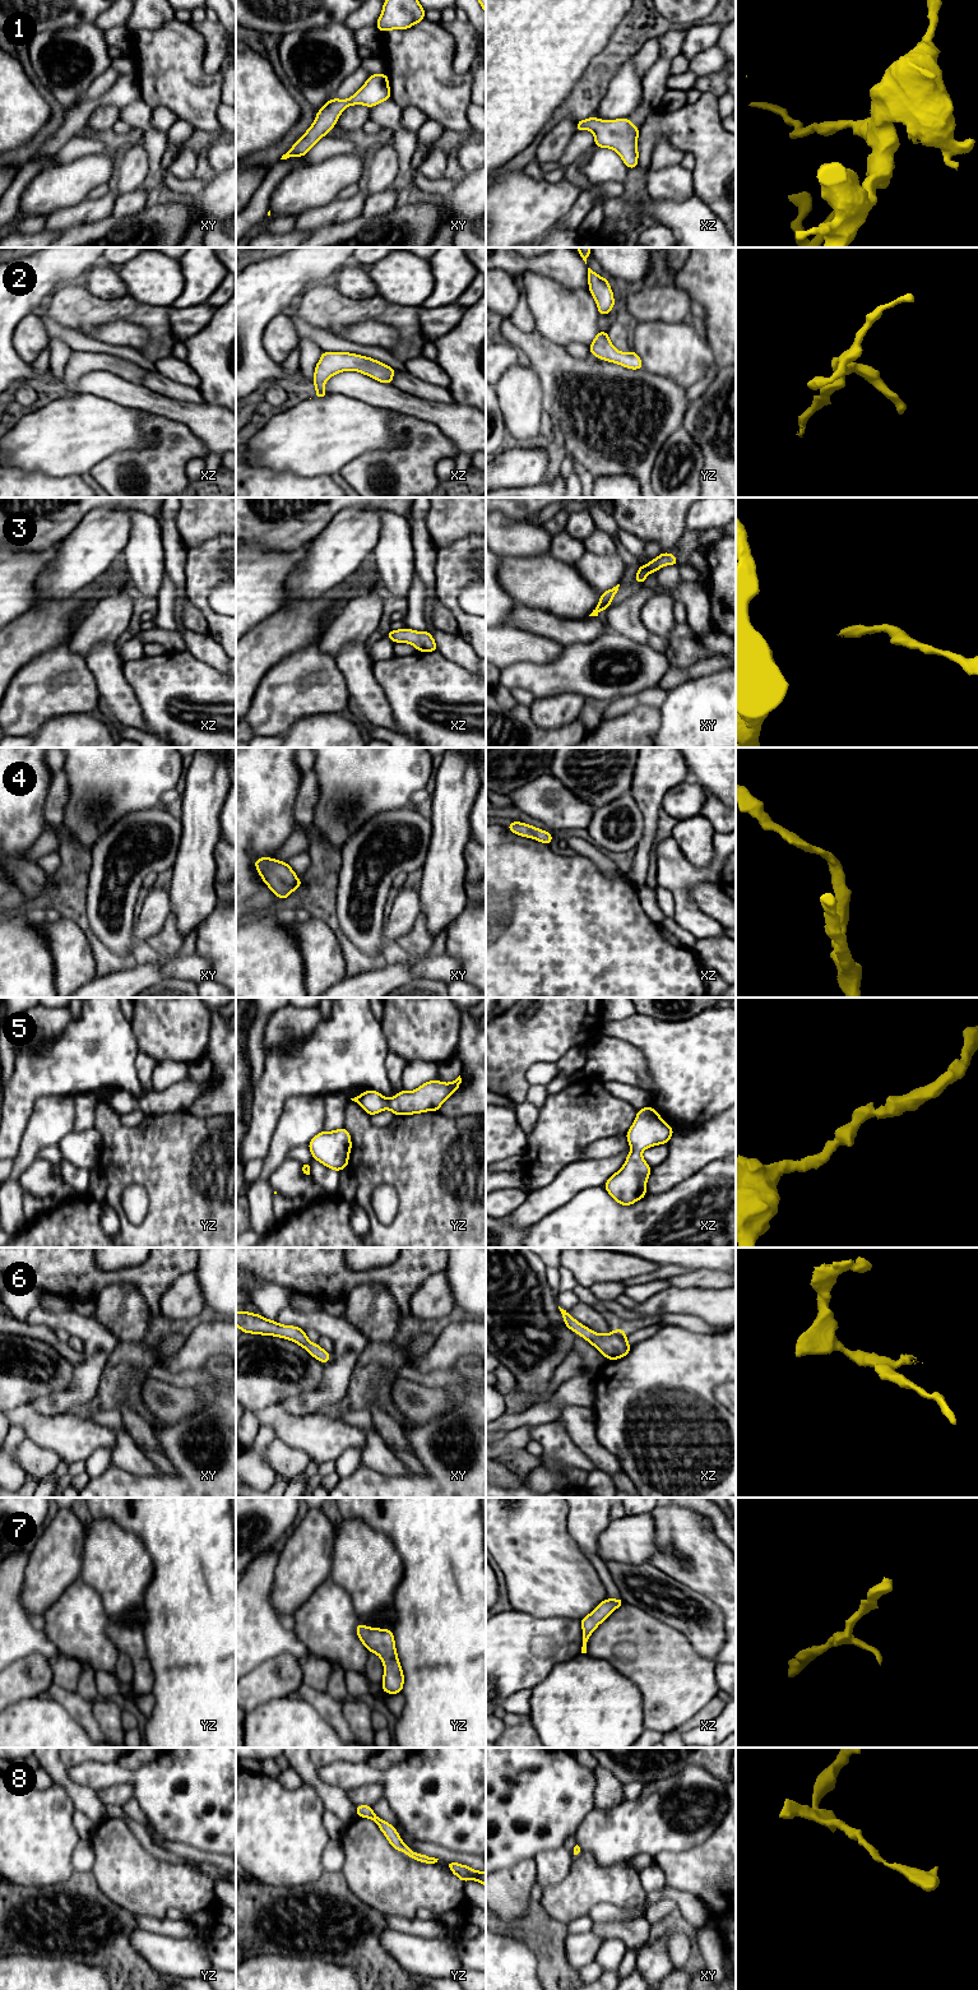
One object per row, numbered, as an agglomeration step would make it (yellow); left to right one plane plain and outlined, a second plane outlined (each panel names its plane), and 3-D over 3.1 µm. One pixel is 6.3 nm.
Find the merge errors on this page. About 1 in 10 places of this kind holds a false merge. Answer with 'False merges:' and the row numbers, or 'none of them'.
False merges: none of them

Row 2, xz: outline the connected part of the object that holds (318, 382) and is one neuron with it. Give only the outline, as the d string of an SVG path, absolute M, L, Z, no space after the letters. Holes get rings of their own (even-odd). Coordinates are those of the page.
M324 351L315 366L315 374L312 376L314 387L316 388L316 395L314 398L324 398L328 394L324 383L333 375L347 370L365 374L384 384L391 384L393 375L397 372L393 367L371 357L349 352Z

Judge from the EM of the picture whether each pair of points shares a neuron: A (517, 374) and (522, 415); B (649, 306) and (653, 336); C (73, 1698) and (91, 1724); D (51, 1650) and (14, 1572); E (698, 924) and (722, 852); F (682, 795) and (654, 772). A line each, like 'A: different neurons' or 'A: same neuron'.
A: same neuron
B: different neurons
C: same neuron
D: same neuron
E: same neuron
F: different neurons

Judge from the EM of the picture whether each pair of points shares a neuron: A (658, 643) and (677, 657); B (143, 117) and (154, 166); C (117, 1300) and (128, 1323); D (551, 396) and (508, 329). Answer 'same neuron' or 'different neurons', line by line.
A: different neurons
B: same neuron
C: same neuron
D: same neuron

